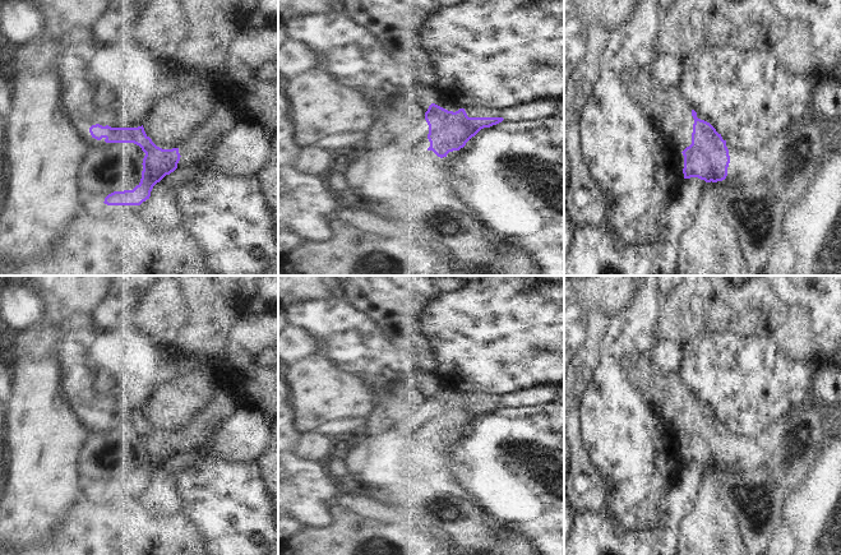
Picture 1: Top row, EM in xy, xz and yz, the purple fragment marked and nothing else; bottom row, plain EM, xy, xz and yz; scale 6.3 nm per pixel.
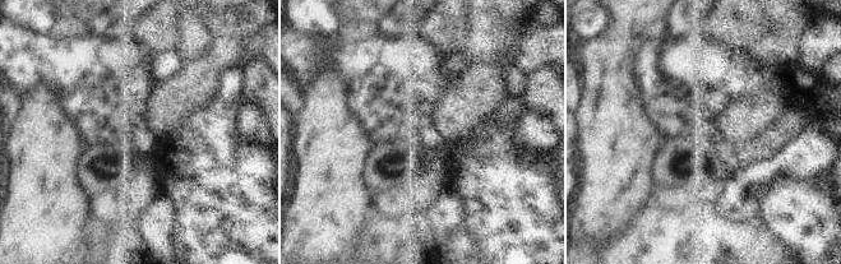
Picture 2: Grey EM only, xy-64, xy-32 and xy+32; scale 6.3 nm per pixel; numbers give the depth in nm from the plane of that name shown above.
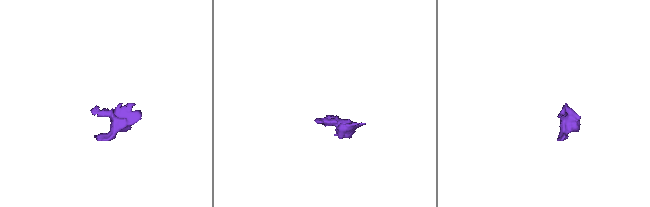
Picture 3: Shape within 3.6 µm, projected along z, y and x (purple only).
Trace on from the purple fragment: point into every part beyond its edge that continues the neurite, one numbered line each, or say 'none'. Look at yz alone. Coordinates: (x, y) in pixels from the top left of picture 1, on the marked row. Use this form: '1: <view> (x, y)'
1: yz (674, 114)
2: yz (788, 162)

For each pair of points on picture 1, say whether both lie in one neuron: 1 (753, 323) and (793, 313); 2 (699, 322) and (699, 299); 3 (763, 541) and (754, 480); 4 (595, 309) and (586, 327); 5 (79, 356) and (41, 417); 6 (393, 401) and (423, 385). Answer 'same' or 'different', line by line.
1: different
2: same
3: same
4: different
5: different
6: same

